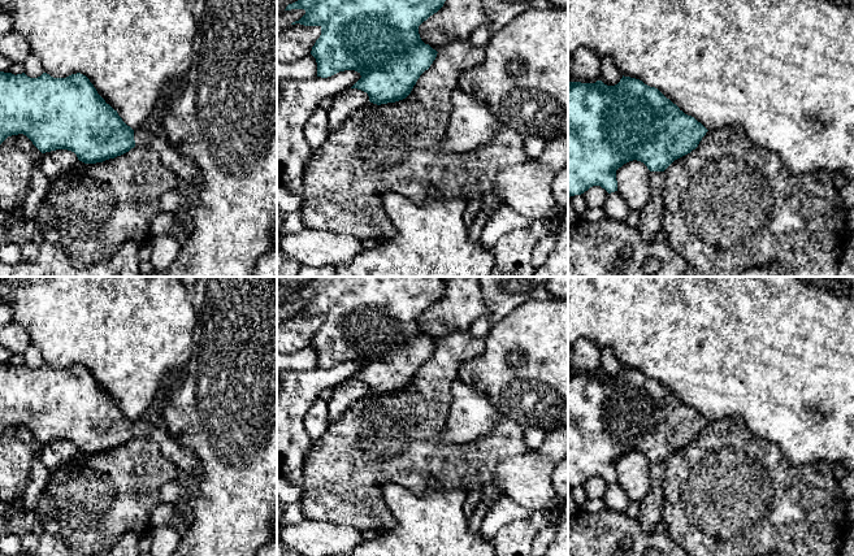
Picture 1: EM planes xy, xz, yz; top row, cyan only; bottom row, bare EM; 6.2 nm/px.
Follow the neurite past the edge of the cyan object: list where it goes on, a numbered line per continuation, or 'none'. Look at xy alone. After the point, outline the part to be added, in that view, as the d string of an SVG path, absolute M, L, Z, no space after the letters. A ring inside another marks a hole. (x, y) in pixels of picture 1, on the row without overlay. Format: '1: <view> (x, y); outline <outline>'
1: xy (185, 460); outline M142 418L134 421L134 431L138 438L153 440L161 452L173 461L183 474L195 474L199 470L198 459L187 449L177 444L168 430L144 422Z

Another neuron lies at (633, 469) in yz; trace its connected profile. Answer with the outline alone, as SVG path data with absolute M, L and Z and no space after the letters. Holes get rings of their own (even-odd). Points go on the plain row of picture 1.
M637 451L629 452L616 461L617 483L630 501L640 503L647 494L650 465L647 457Z

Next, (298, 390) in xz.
M344 361L328 369L316 366L309 370L283 370L277 374L277 542L285 527L298 525L305 518L302 509L303 469L312 447L312 438L304 427L304 417L322 390L333 388L352 378L360 369L360 364L355 361Z

